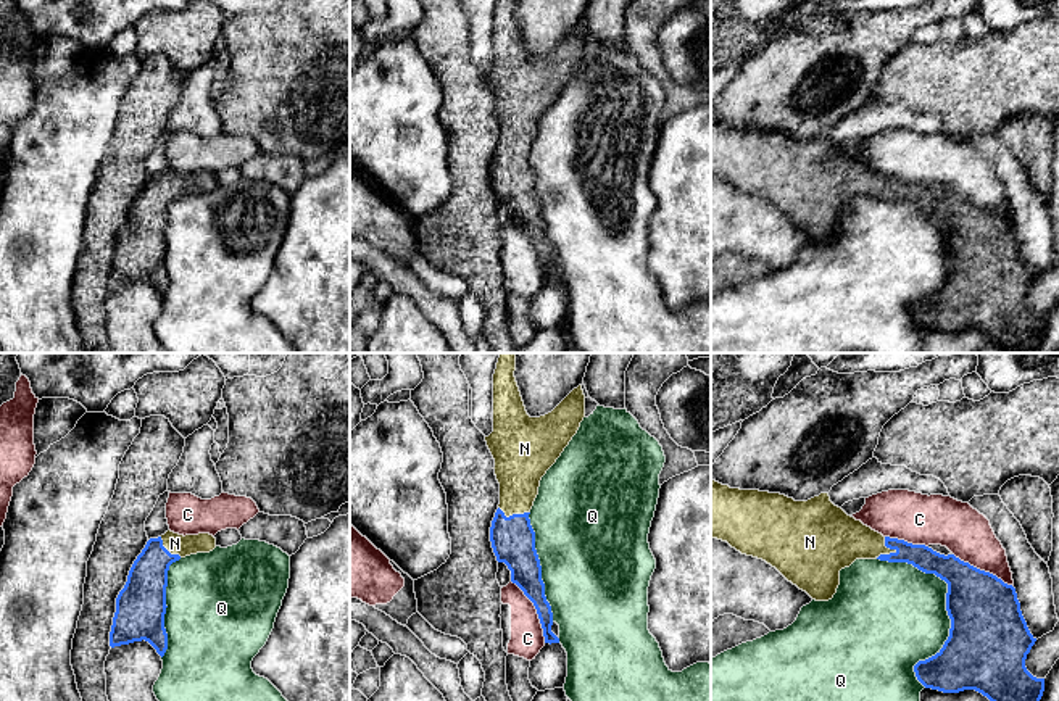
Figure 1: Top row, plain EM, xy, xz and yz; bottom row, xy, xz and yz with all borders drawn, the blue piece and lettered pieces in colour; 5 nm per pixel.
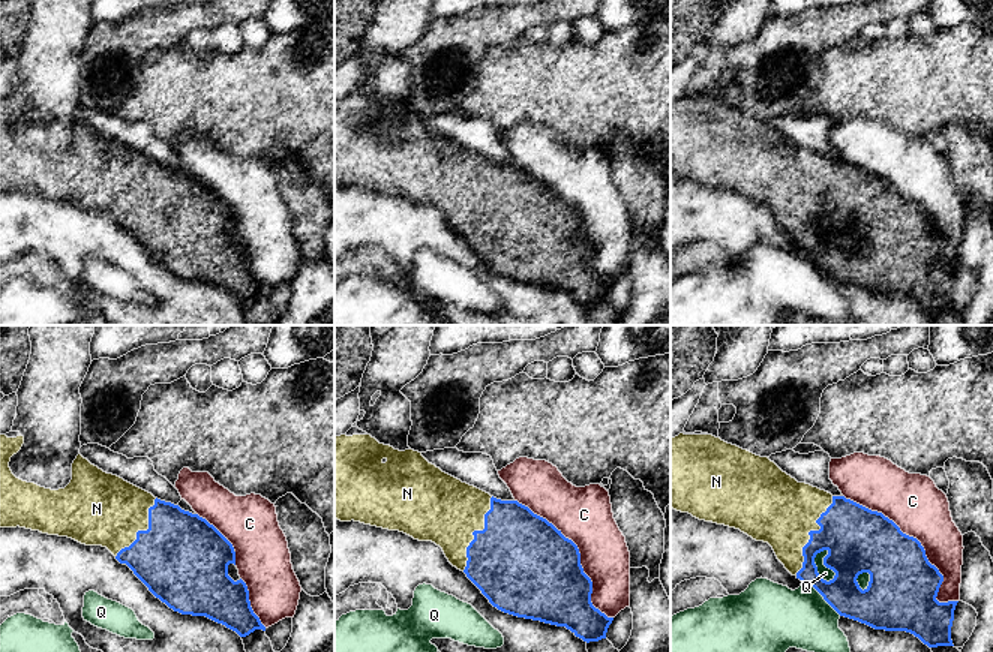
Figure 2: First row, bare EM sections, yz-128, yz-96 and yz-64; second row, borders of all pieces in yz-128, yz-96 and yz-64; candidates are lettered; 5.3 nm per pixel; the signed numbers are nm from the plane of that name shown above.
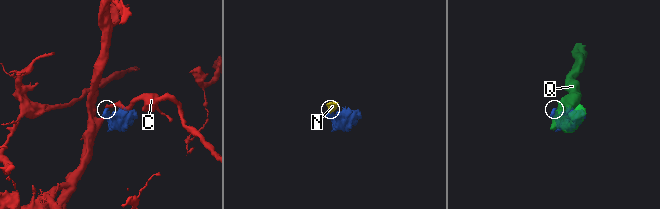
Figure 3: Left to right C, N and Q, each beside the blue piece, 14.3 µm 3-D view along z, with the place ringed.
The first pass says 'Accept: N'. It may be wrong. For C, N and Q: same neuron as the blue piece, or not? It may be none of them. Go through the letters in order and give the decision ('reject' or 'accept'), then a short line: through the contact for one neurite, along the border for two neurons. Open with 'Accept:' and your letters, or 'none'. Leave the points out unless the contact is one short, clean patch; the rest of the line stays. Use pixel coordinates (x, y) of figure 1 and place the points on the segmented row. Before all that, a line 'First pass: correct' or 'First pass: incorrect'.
First pass: correct
Accept: N
C: reject
N: accept
Q: reject

